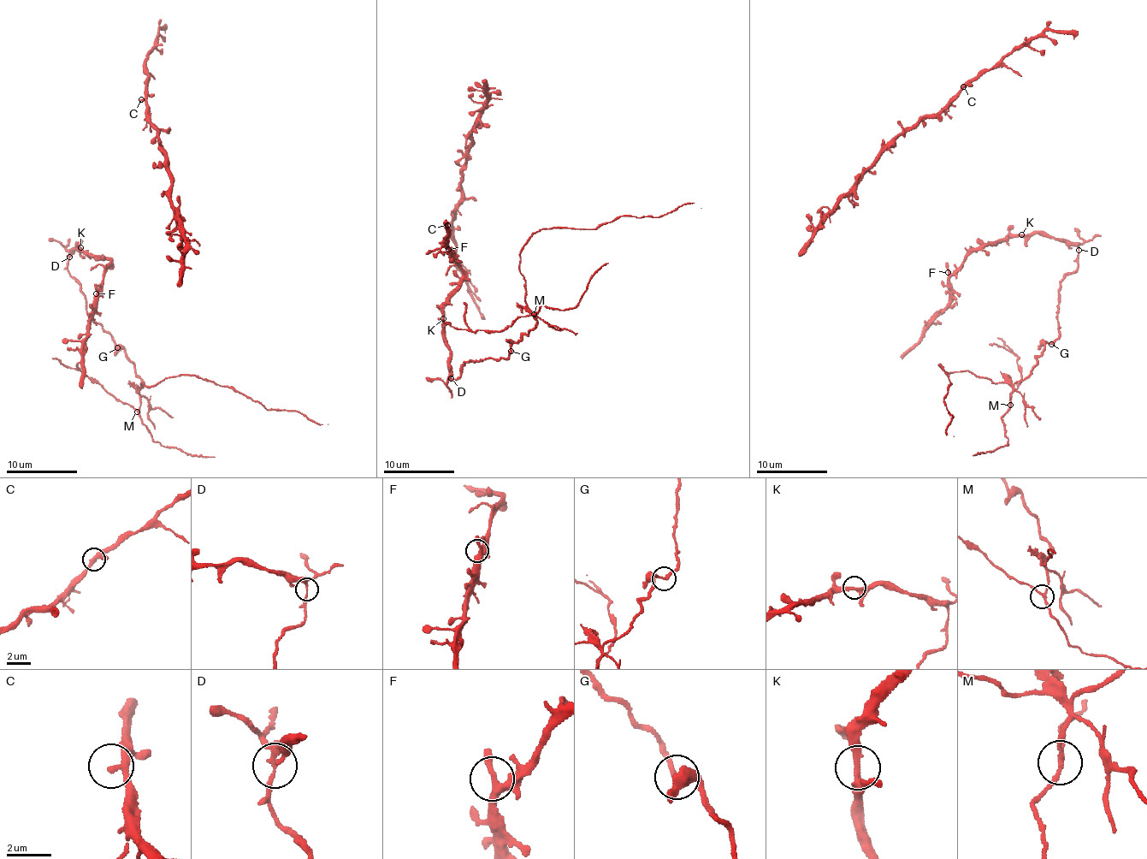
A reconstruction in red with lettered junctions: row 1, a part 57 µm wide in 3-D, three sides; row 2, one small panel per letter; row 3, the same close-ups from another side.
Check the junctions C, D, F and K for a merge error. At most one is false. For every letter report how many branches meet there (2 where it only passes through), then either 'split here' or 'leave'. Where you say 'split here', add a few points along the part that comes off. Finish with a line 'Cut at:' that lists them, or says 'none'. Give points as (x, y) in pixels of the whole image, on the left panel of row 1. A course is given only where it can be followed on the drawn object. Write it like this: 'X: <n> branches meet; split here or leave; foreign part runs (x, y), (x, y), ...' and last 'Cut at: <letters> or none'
C: 2 branches meet; leave
D: 3 branches meet; split here; foreign part runs (69, 257), (87, 315), (142, 381), (136, 392), (142, 382), (198, 375), (269, 410), (298, 411), (328, 424)
F: 3 branches meet; leave
K: 3 branches meet; leave
Cut at: D

